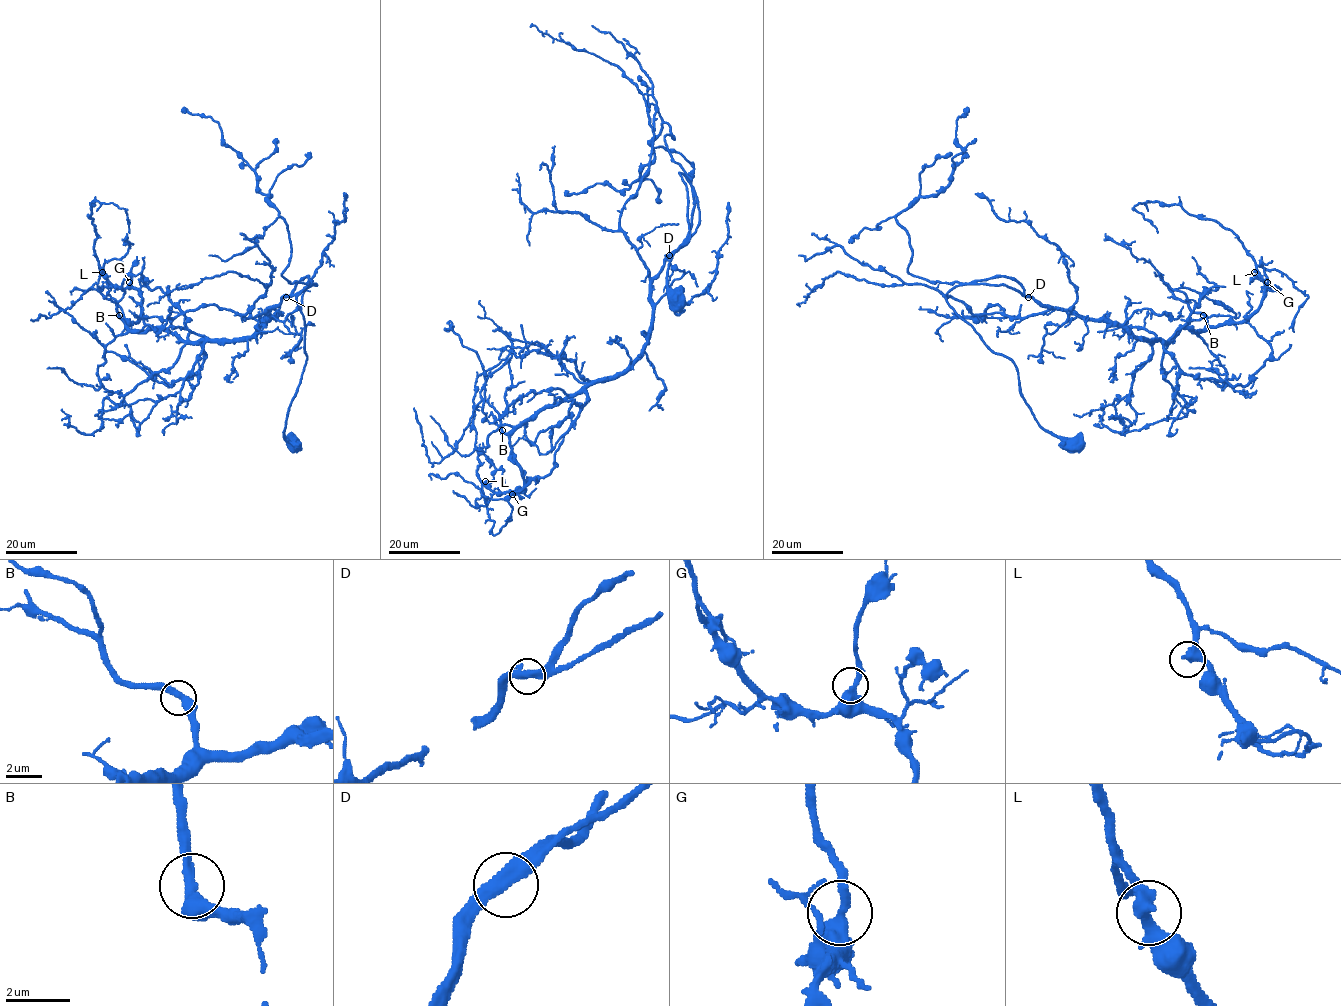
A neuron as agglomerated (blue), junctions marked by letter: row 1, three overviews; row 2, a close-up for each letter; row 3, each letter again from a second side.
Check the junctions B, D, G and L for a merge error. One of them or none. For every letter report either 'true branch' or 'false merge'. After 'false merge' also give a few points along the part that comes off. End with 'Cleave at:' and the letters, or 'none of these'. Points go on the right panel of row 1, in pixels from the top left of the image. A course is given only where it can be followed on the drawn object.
B: true branch
D: true branch
G: true branch
L: true branch
Cleave at: none of these

